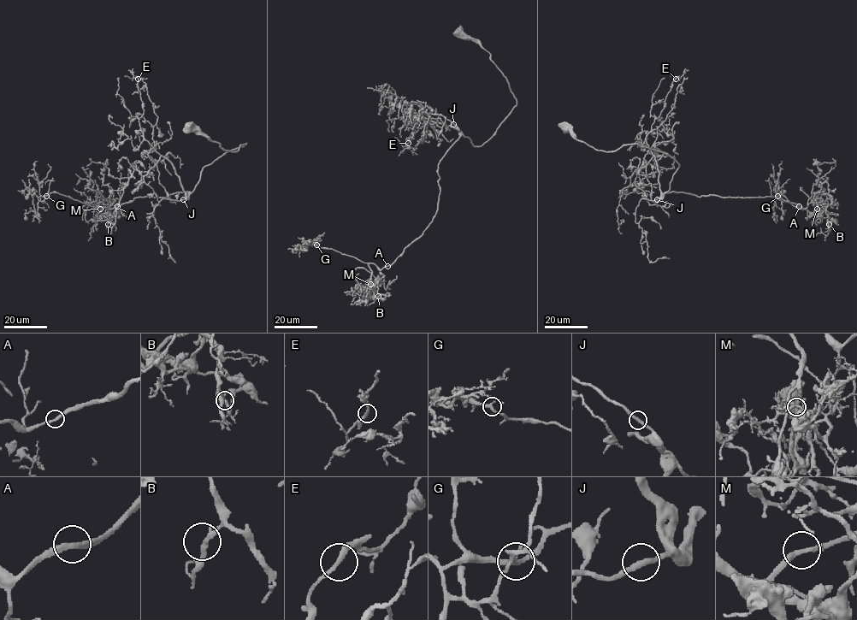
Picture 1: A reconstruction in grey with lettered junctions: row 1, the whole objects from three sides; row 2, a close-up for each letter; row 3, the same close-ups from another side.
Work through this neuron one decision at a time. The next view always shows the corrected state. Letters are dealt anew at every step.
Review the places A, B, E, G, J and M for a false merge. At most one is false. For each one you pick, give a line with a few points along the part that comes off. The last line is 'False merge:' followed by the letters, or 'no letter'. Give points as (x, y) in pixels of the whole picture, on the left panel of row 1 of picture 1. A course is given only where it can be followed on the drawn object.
False merge: no letter

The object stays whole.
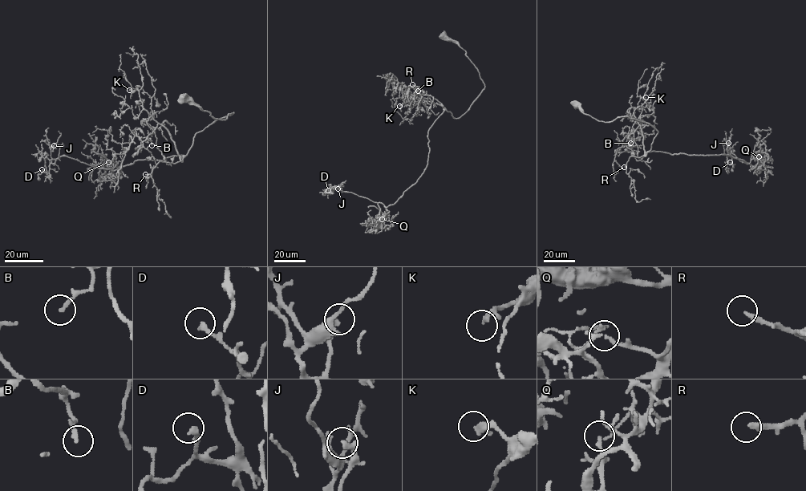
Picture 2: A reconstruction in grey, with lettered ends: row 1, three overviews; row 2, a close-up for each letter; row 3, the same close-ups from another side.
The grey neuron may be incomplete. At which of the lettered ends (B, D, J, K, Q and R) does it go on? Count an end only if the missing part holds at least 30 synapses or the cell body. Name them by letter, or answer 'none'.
R

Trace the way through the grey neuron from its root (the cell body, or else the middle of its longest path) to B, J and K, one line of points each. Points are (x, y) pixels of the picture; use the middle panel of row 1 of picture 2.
B: (443, 37), (455, 41), (465, 51), (484, 88), (458, 118), (442, 105), (423, 99), (415, 89), (418, 91)
J: (443, 37), (465, 51), (484, 88), (459, 117), (445, 110), (435, 120), (427, 167), (394, 203), (338, 188)
K: (443, 37), (455, 41), (465, 51), (484, 88), (458, 118), (442, 105), (413, 94), (399, 106)

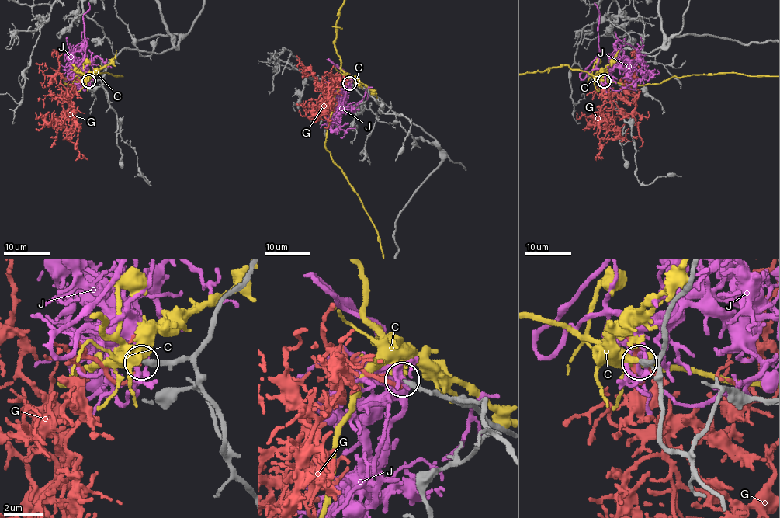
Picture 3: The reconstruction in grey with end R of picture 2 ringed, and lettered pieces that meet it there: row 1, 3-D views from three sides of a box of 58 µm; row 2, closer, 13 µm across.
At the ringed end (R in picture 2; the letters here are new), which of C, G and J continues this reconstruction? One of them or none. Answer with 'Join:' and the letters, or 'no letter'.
Join: no letter

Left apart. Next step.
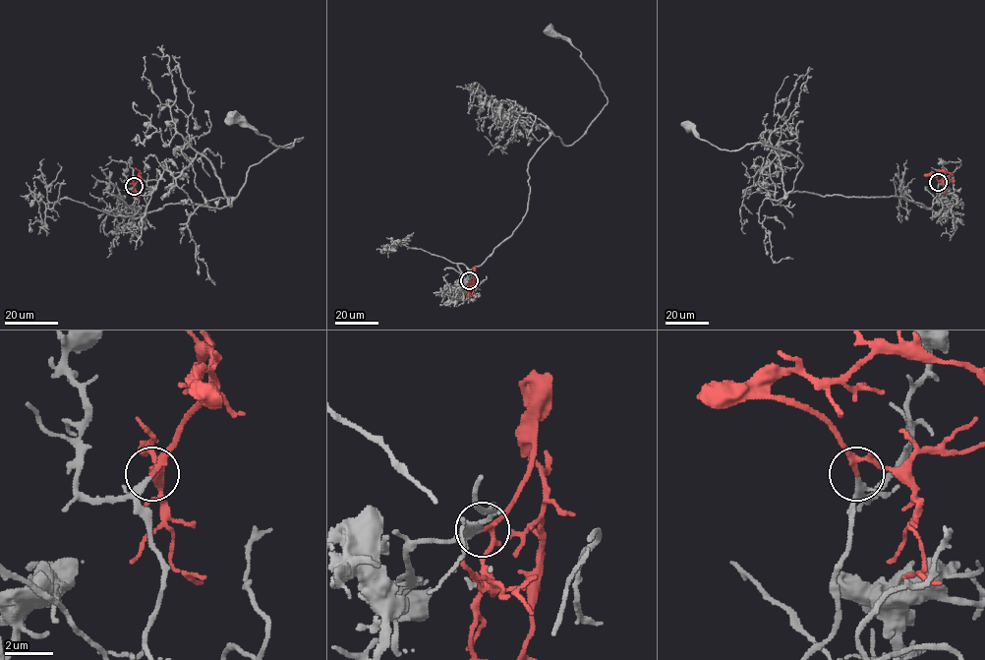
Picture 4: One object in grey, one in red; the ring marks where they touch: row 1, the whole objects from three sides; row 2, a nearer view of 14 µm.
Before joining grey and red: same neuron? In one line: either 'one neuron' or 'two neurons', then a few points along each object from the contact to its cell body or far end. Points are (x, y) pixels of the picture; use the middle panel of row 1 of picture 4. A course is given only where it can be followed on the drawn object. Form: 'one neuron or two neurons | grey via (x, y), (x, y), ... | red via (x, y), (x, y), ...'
one neuron | grey via (469, 280), (522, 220), (538, 149), (552, 134), (571, 145), (607, 103), (581, 53), (550, 31) | red via (469, 280), (473, 273), (472, 295)

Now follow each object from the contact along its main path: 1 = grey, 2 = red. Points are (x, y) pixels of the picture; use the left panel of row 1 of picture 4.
1: (134, 186), (135, 218), (168, 205), (234, 198), (252, 165), (303, 138), (292, 147), (277, 147), (232, 117)
2: (134, 186), (140, 173), (137, 177)

